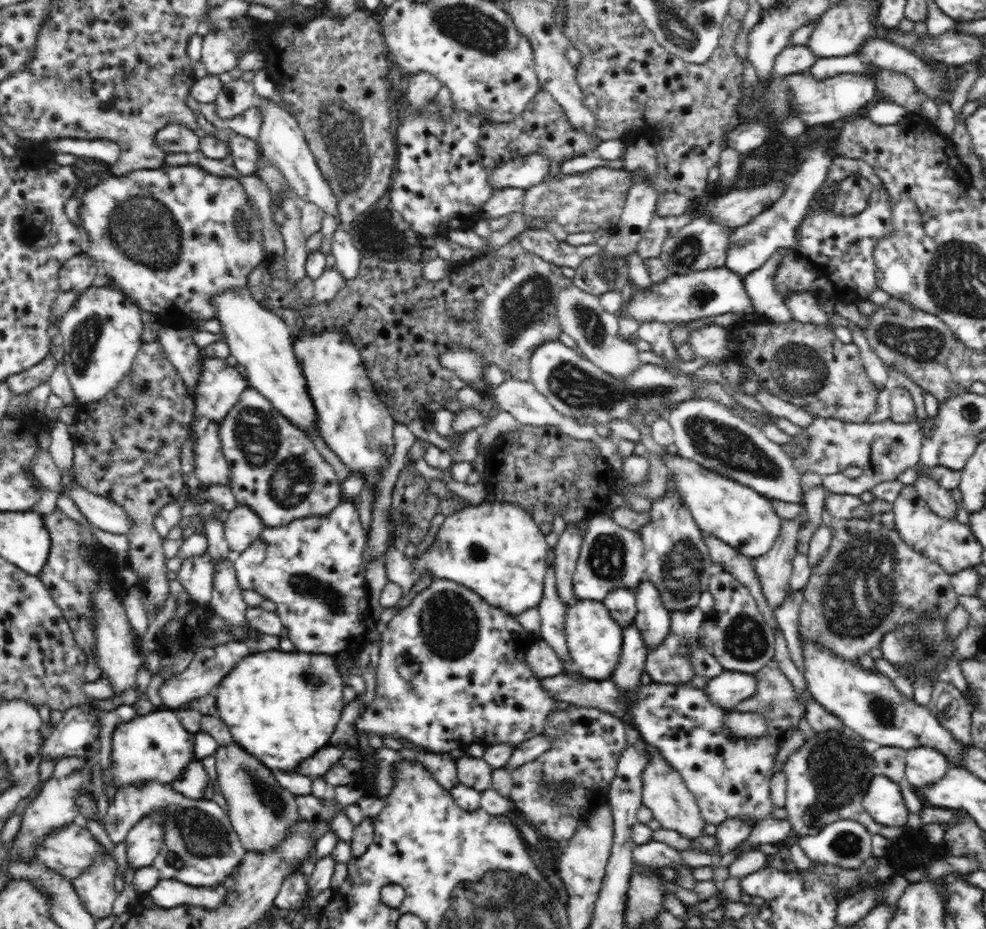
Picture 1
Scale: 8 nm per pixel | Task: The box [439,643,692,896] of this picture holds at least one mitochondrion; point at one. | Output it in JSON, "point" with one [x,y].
{"point":[565,728]}

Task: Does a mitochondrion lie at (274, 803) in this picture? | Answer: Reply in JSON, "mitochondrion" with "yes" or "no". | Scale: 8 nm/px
{"mitochondrion":"yes"}

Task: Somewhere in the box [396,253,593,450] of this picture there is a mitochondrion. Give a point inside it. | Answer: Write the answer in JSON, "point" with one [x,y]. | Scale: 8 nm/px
{"point":[530,300]}

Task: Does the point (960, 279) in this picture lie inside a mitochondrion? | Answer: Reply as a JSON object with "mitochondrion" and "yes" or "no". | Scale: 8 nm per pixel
{"mitochondrion":"yes"}

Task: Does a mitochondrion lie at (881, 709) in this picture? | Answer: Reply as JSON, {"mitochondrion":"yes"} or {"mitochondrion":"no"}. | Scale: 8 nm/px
{"mitochondrion":"yes"}

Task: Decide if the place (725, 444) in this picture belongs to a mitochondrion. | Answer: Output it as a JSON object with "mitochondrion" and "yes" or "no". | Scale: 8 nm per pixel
{"mitochondrion":"yes"}

